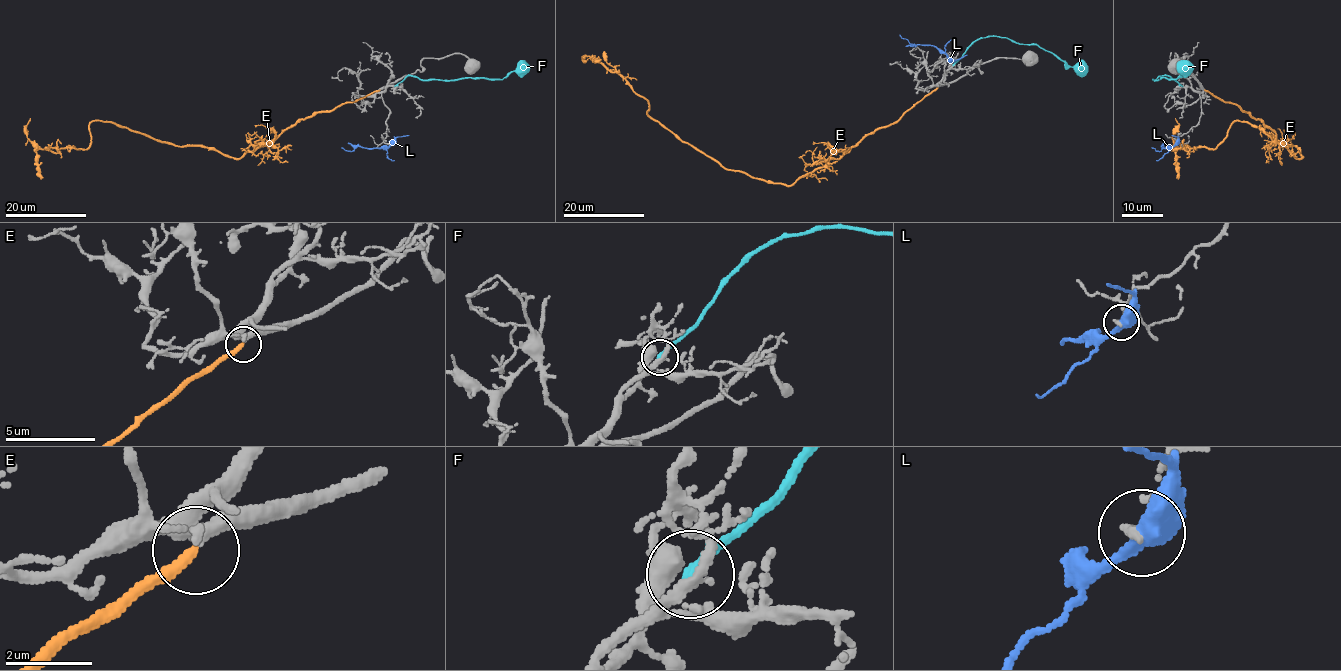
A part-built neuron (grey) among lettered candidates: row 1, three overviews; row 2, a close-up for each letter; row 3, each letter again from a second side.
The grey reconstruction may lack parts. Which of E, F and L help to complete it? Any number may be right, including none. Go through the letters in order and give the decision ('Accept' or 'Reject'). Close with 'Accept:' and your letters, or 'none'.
E: Accept
F: Reject
L: Reject
Accept: E

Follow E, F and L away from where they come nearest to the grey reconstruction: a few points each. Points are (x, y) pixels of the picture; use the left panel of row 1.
E: (380, 90), (301, 118), (240, 158), (94, 120), (86, 149), (42, 149), (27, 137), (30, 118)
F: (395, 86), (404, 77), (414, 75), (424, 80), (503, 79), (520, 66), (529, 65)
L: (392, 144), (375, 148), (358, 146), (352, 151), (341, 147)

